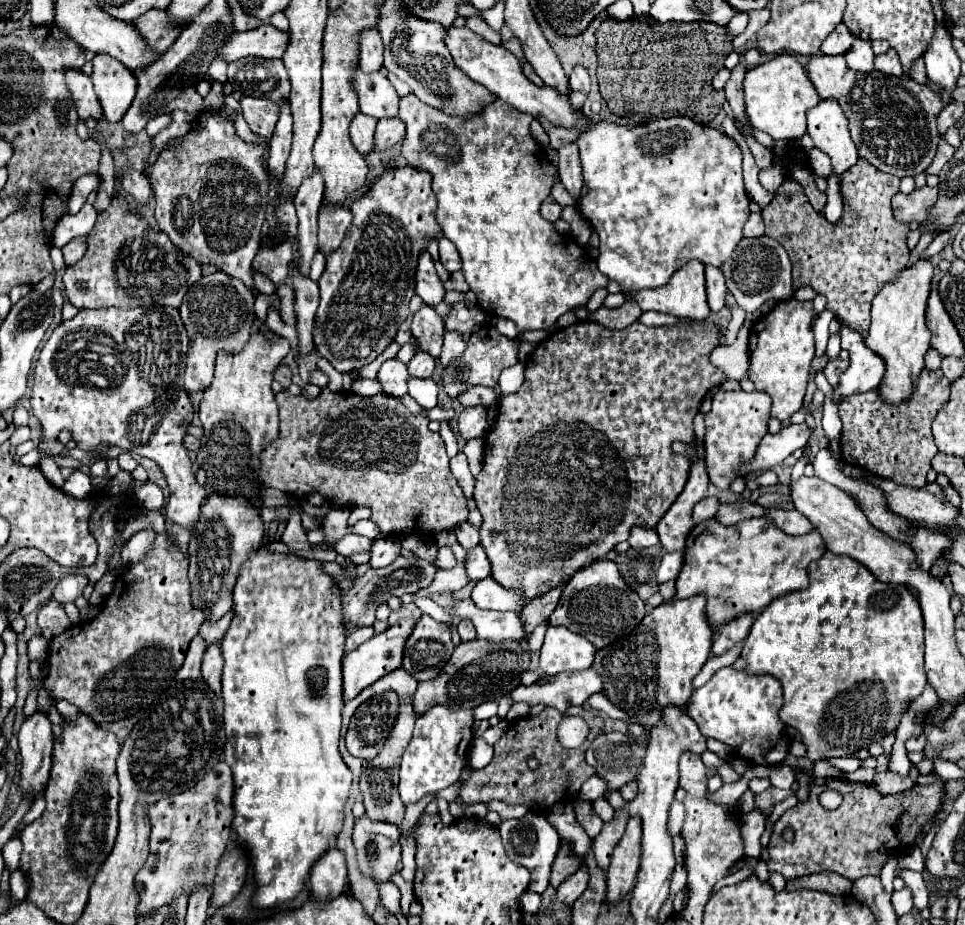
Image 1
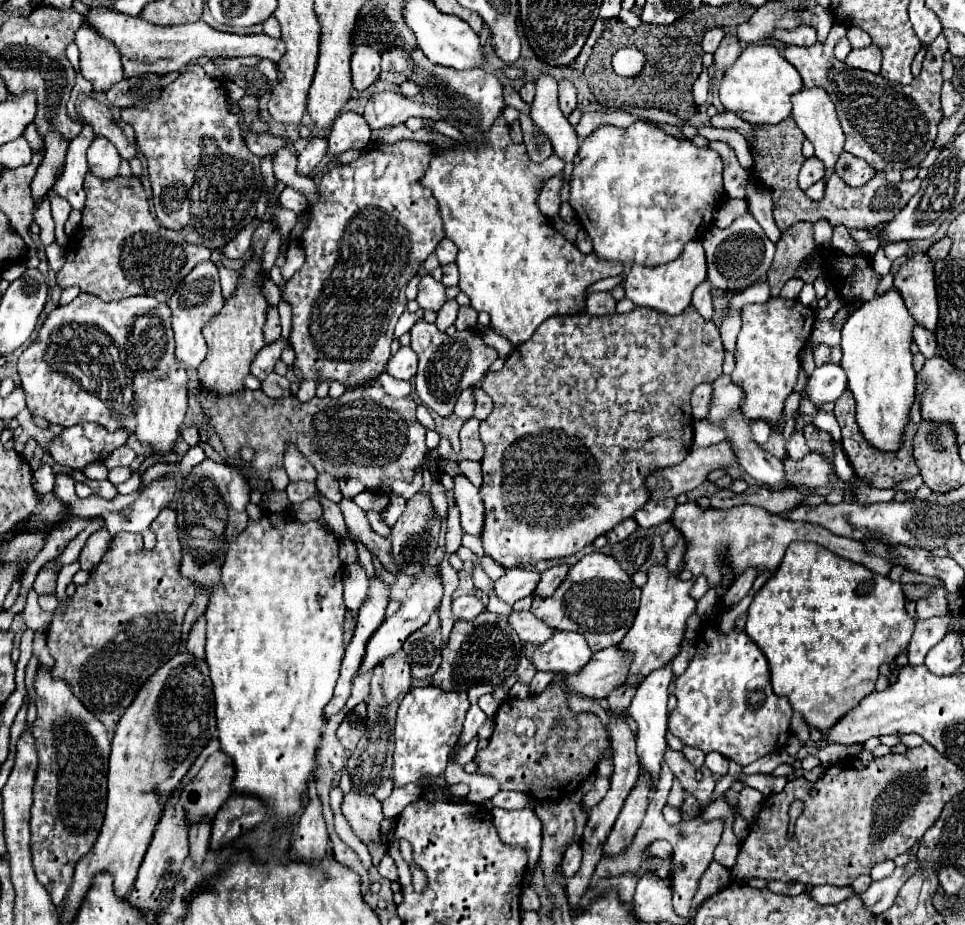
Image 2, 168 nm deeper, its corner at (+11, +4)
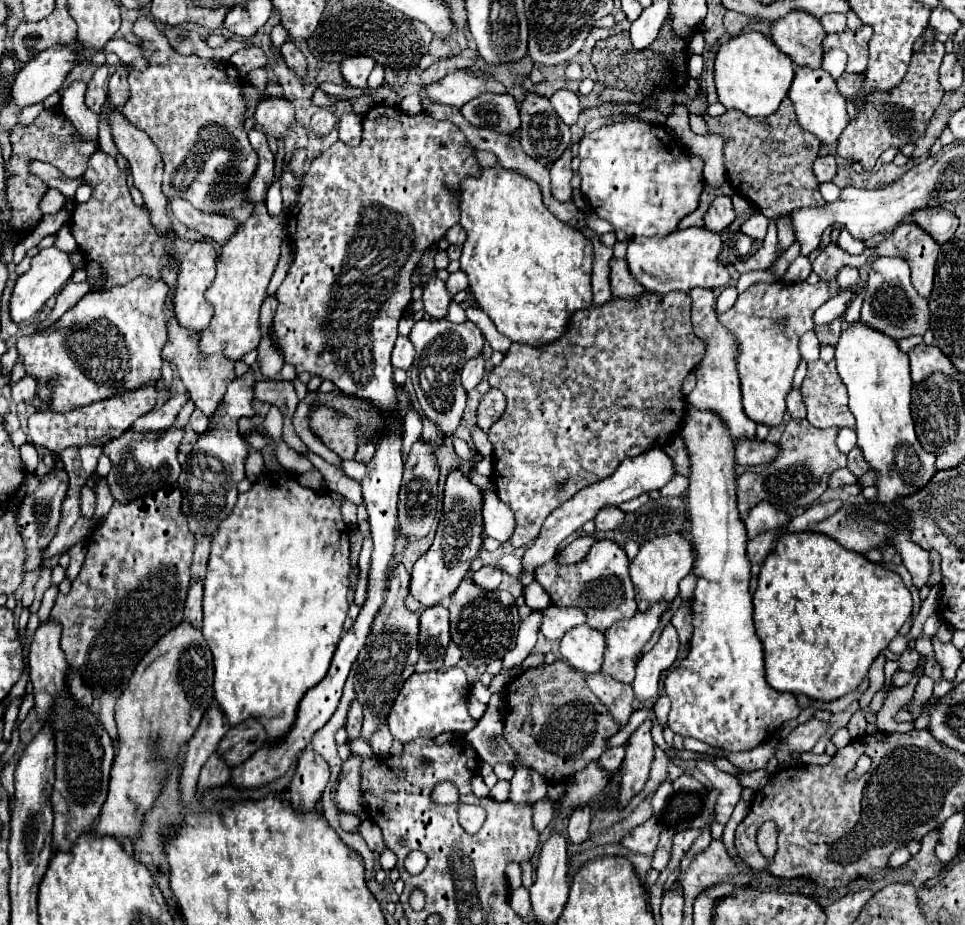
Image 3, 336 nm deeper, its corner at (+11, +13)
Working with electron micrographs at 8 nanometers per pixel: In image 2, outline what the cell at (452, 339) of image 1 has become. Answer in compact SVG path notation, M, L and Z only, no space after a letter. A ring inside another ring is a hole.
M450 300L446 302L440 312L438 312L438 318L436 318L436 326L440 332L446 332L446 328L450 328L456 320L456 310L458 310L458 302L456 300Z

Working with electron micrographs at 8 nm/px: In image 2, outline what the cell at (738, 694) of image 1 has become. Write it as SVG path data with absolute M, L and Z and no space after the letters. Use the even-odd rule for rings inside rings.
M716 620L704 622L696 656L688 670L674 680L678 704L668 718L668 728L686 746L700 748L706 754L714 750L740 766L748 766L766 754L784 750L790 736L792 706L786 698L774 694L768 662L758 646L744 632L722 634L714 624ZM746 710L748 724L742 722Z

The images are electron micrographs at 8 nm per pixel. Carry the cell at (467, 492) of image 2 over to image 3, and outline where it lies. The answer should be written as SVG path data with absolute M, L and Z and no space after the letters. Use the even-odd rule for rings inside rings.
M484 491L484 533L498 541L508 541L514 533L516 519L512 509L496 493Z

